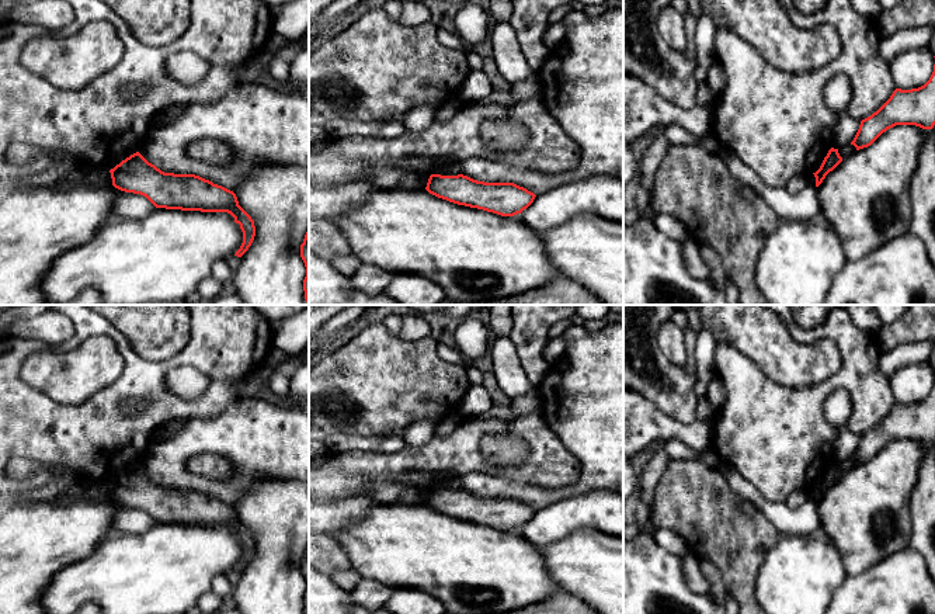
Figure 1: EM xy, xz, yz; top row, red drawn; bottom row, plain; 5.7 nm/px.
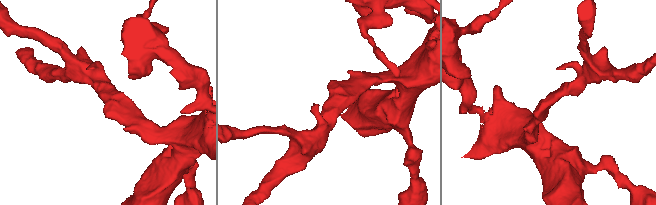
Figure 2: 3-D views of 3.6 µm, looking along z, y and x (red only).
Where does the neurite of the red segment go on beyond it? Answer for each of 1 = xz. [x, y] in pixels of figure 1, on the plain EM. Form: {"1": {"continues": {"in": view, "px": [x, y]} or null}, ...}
{"1": {"continues": null}}

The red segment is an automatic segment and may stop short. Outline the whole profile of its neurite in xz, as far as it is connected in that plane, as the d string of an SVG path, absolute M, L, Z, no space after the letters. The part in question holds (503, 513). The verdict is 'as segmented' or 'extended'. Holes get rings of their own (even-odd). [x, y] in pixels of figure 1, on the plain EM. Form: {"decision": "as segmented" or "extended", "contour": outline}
{"decision": "as segmented", "contour": "M431 489L425 504L449 517L514 531L526 524L535 509L514 497L484 497L468 490Z"}

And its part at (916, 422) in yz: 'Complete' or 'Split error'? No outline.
Complete

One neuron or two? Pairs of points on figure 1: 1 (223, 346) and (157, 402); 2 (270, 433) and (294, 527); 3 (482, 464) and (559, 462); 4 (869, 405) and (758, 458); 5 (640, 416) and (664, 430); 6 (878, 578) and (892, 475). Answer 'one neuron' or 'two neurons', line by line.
1: one neuron
2: two neurons
3: one neuron
4: one neuron
5: one neuron
6: two neurons

